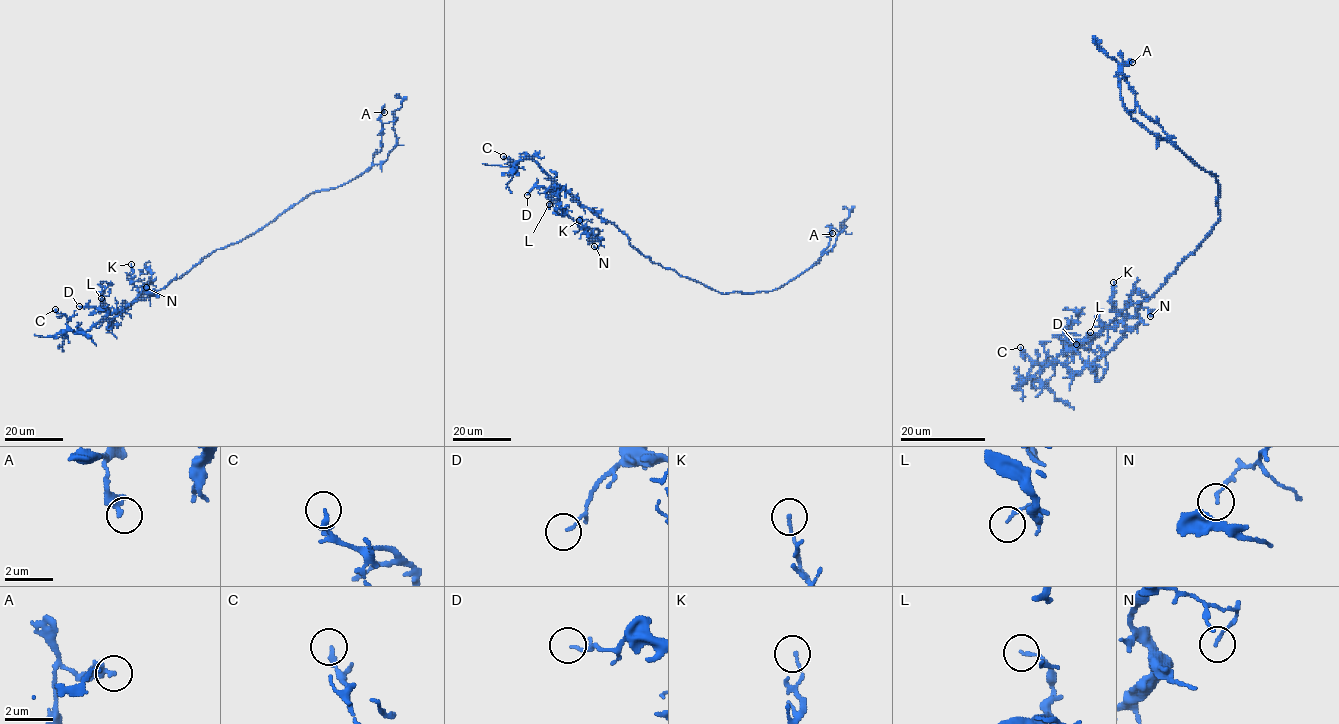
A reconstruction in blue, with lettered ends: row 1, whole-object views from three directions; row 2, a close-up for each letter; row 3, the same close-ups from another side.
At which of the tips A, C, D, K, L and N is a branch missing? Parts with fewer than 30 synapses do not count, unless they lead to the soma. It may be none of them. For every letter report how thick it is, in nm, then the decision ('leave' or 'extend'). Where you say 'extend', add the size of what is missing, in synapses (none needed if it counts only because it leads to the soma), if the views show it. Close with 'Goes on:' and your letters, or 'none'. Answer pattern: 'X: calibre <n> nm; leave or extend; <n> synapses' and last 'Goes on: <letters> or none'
A: calibre 320 nm; leave
C: calibre 200 nm; leave
D: calibre 80 nm; leave
K: calibre 100 nm; leave
L: calibre 120 nm; leave
N: calibre 120 nm; leave
Goes on: none

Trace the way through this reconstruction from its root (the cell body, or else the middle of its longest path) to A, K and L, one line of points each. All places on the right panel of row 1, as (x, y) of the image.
A: (1186, 257), (1219, 218), (1218, 184), (1139, 108), (1133, 89), (1123, 79), (1122, 62), (1132, 62)
K: (1186, 257), (1151, 296), (1062, 352), (1057, 359), (1070, 369), (1082, 372), (1123, 337), (1113, 282)
L: (1186, 257), (1151, 296), (1130, 304), (1100, 333), (1083, 341), (1065, 356), (1069, 348), (1083, 346), (1090, 332)

